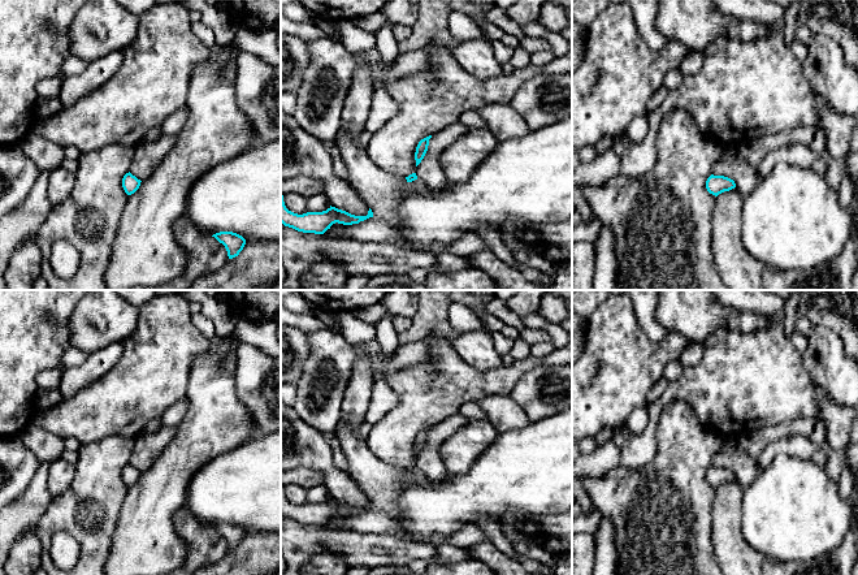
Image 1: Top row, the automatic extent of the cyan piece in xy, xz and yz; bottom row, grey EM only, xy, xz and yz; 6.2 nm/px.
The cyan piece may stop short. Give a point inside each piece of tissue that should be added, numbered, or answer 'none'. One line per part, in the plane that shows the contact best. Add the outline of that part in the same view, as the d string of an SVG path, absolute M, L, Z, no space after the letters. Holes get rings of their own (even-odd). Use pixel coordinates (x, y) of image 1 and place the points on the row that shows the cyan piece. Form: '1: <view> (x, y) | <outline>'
none

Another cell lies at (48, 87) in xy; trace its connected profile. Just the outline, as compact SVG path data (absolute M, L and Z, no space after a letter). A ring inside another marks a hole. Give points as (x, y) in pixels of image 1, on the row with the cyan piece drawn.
M62 75L48 77L36 85L39 99L51 99L60 95L62 87Z

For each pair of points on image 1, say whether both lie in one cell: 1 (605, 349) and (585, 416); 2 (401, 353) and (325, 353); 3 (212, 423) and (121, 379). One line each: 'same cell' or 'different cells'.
1: same cell
2: same cell
3: different cells

